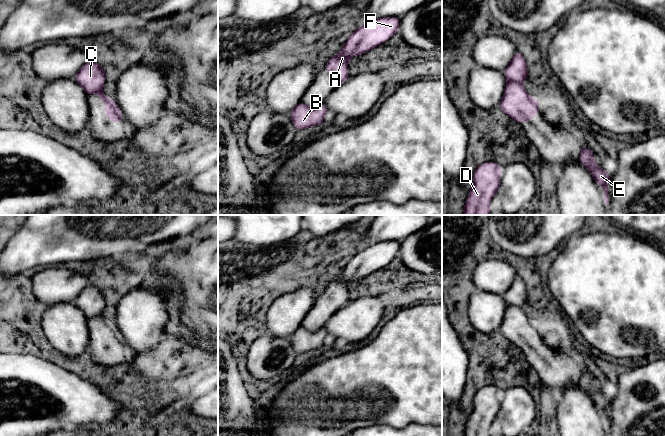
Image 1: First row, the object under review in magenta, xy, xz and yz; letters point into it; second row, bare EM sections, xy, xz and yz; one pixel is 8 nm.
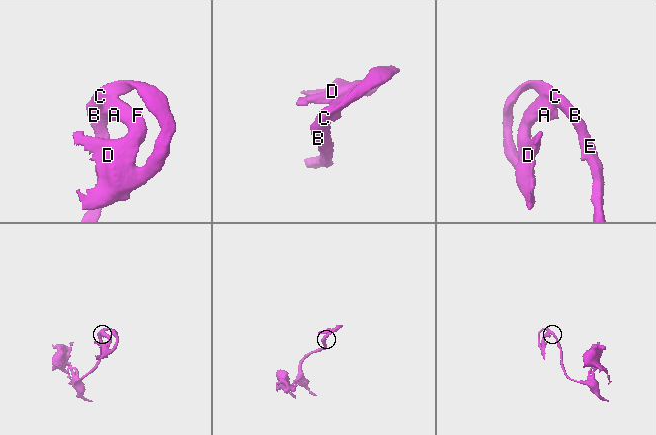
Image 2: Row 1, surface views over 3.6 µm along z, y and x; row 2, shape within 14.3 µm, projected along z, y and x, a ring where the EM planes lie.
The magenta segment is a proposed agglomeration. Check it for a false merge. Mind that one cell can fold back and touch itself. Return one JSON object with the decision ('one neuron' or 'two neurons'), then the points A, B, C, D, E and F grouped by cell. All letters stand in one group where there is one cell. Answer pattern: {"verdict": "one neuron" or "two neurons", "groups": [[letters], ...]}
{"verdict": "one neuron", "groups": [["A", "B", "C", "D", "E", "F"]]}

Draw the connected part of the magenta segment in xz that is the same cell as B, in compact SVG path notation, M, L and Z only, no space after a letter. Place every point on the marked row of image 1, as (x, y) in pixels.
M303 102L298 103L290 112L293 125L297 130L324 123L324 116L328 111L326 103L318 107L309 107Z

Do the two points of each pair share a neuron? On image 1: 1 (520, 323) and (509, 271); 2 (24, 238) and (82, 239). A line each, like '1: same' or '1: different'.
1: different
2: same

